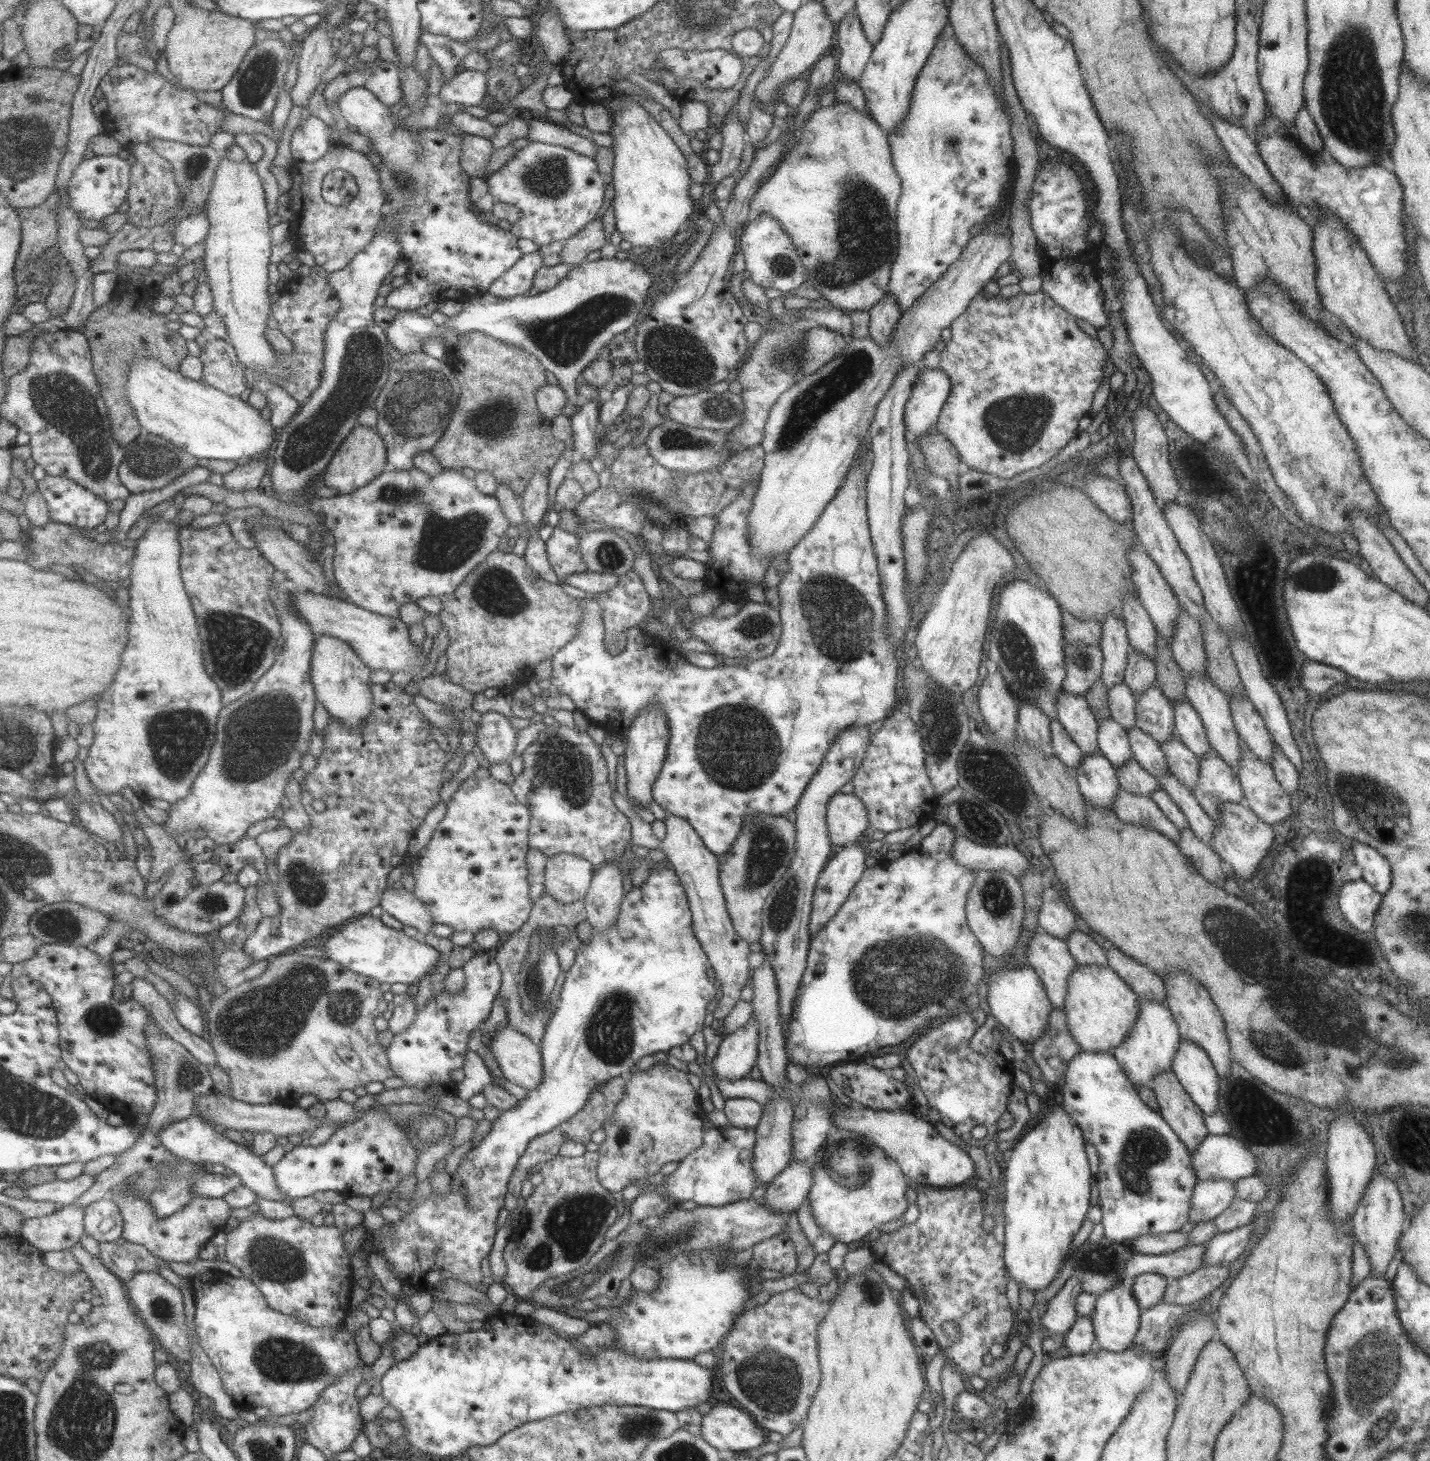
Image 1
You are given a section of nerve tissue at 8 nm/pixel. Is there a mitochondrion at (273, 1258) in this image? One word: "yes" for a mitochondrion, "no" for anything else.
yes

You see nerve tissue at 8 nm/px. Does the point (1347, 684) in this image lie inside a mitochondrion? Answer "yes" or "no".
no

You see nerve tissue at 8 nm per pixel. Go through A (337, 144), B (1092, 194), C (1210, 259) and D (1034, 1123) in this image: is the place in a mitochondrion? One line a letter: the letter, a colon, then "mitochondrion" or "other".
A: other
B: other
C: mitochondrion
D: other

